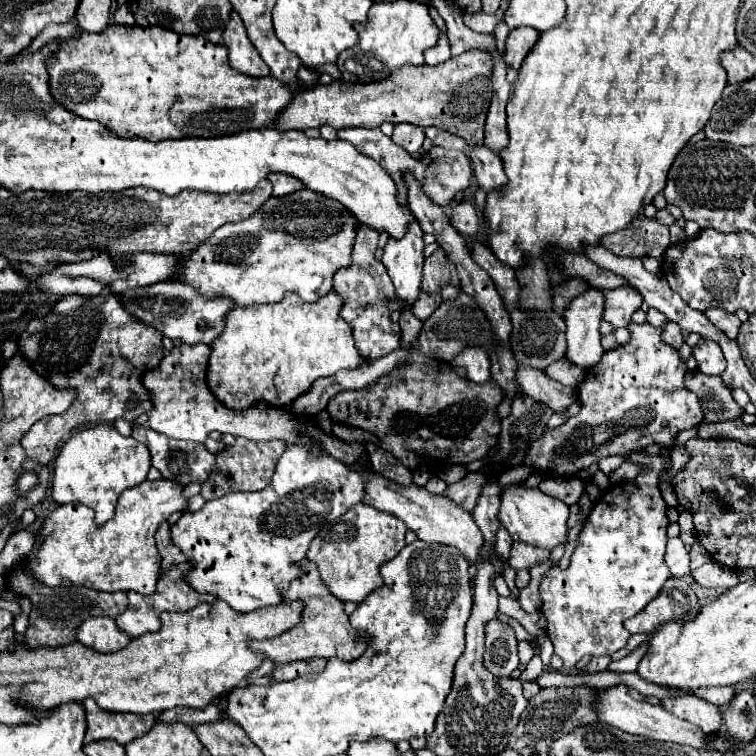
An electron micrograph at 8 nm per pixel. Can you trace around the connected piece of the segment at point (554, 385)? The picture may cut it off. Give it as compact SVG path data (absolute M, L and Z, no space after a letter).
M520 366L518 368L518 382L526 390L528 396L542 402L556 414L566 414L568 406L576 402L576 390L572 386L564 386L552 378L548 378L542 370Z

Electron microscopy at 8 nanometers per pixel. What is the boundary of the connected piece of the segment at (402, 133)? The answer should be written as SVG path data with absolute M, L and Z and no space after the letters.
M398 124L394 126L394 134L392 134L394 144L402 146L406 152L410 152L412 156L416 156L422 150L422 142L424 142L424 130L414 126L414 124Z

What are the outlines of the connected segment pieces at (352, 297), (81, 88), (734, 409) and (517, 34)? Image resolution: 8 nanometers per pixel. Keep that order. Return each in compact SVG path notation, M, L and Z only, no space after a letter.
M360 224L352 252L352 264L348 268L338 270L334 276L334 292L338 292L344 298L342 318L350 322L360 352L370 360L390 354L392 350L398 348L400 342L400 326L390 320L390 312L394 308L392 304L398 304L398 300L384 264L378 262L374 256L376 246L378 246L378 232L372 232L368 226Z
M112 22L100 34L82 30L80 38L64 40L54 58L50 58L48 72L52 94L68 110L106 124L118 136L142 136L152 142L184 136L228 136L242 130L272 126L278 112L294 98L274 76L254 78L230 68L224 44L210 44L204 36L182 36L160 26L128 28Z
M702 372L686 374L686 388L700 398L704 410L704 422L736 420L742 416L742 408L734 402L730 390L722 384L720 376L706 376Z
M514 28L514 30L510 30L510 34L506 38L504 62L508 66L512 66L514 70L518 70L522 60L526 58L526 54L534 46L534 42L538 40L538 34L540 32L534 30L534 28Z

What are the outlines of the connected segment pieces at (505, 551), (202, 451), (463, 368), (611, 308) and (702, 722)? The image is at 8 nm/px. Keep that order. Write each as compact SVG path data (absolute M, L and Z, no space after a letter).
M500 526L500 530L498 530L498 540L496 540L496 552L498 552L498 556L502 556L502 560L508 560L510 546L512 546L510 534L506 532L506 528Z
M154 430L146 432L146 446L150 450L150 460L156 470L166 480L178 484L204 482L214 470L214 454L210 454L204 444L194 444L188 440L170 440Z
M468 348L468 352L462 352L452 360L452 368L468 380L484 382L490 378L490 360L488 354L482 352L482 348Z
M620 286L604 290L604 312L602 320L610 322L614 328L628 326L630 316L642 306L642 296L632 286Z
M678 696L662 700L662 706L674 716L696 724L702 732L712 734L722 728L722 712L714 704L700 700L696 696Z

